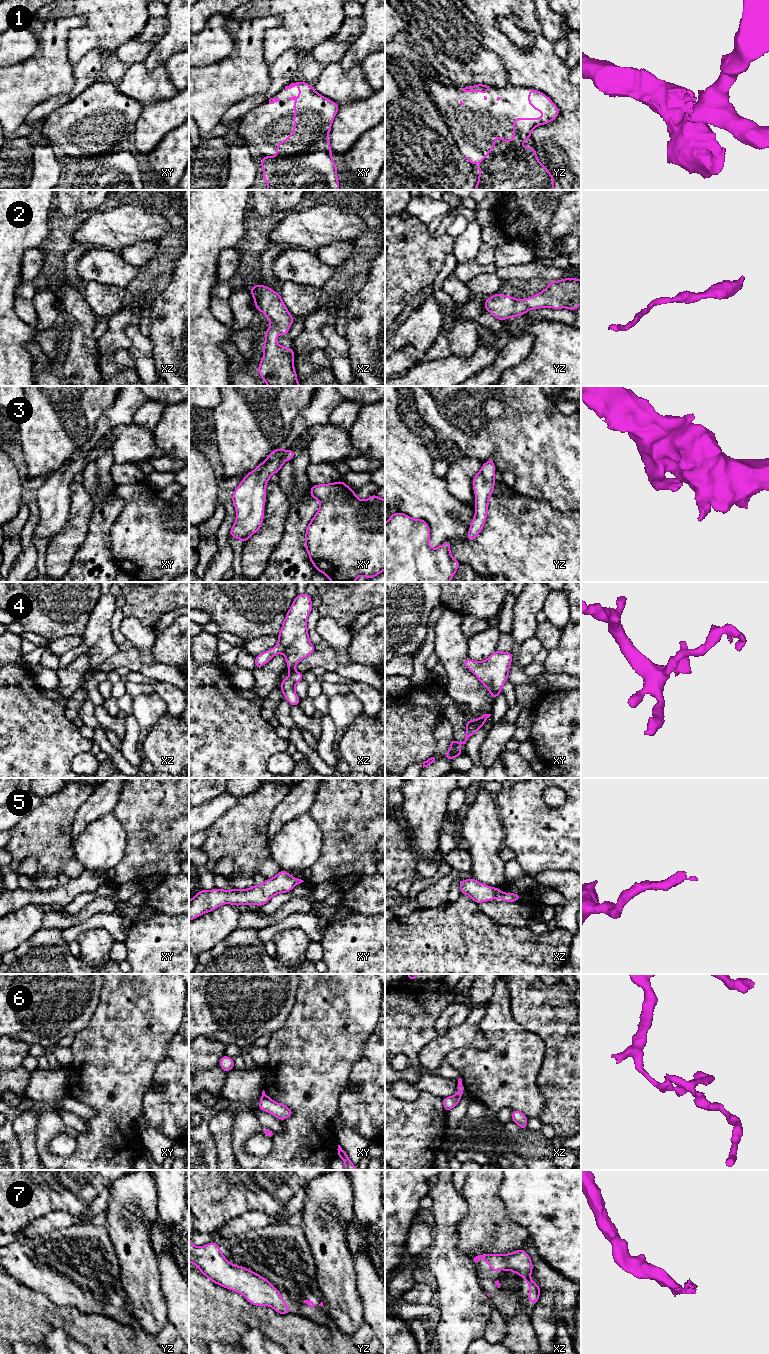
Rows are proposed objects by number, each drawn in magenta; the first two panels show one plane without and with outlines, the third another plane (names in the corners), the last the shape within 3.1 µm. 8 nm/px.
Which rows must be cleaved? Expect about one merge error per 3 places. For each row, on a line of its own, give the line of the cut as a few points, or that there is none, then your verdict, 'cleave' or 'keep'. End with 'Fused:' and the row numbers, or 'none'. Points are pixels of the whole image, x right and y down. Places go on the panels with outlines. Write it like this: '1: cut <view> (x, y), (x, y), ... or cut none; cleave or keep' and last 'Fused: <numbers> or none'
1: cut xy (327, 140), (308, 145), (288, 146), (277, 154); cleave
2: cut none; keep
3: cut none; keep
4: cut none; keep
5: cut none; keep
6: cut xz (458, 1082), (461, 1083); cleave
7: cut none; keep
Fused: 1, 6

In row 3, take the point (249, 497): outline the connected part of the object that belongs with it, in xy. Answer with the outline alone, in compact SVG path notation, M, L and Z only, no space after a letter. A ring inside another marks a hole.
M282 447L273 450L267 456L267 459L260 463L253 471L249 472L234 490L232 502L236 510L235 523L232 526L229 535L240 539L244 543L257 532L264 518L264 504L266 501L266 483L274 473L278 473L286 460L292 461L295 453L291 449L284 451Z

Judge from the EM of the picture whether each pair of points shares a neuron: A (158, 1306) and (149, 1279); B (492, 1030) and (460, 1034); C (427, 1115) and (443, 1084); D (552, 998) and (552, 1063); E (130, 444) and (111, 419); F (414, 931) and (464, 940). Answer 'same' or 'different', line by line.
A: same
B: different
C: different
D: same
E: different
F: same

